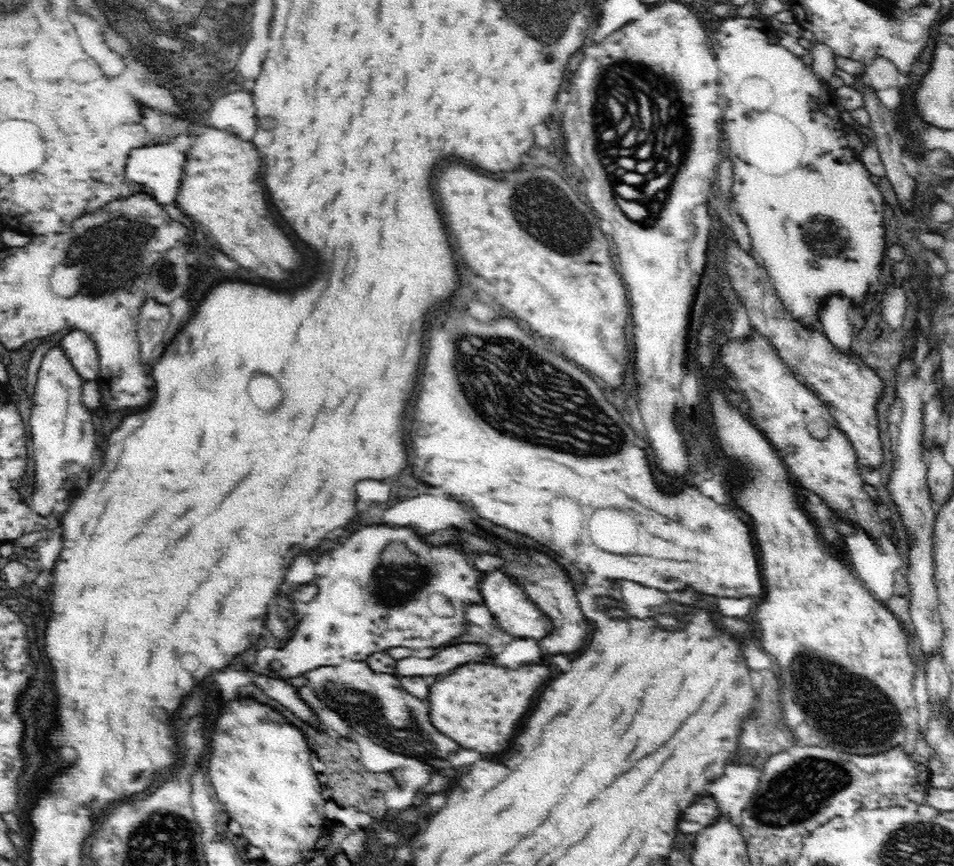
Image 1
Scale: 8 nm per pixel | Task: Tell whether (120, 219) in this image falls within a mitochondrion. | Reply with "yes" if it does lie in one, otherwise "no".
yes

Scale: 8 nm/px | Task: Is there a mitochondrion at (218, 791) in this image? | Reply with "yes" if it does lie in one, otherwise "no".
no

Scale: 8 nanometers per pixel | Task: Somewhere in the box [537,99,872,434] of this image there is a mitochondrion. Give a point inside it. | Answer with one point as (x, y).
(818, 228)

